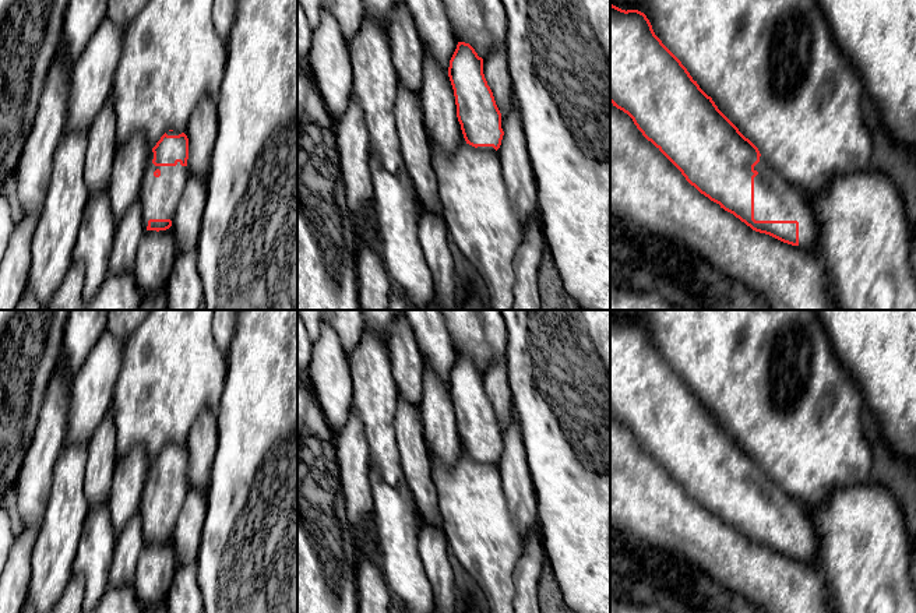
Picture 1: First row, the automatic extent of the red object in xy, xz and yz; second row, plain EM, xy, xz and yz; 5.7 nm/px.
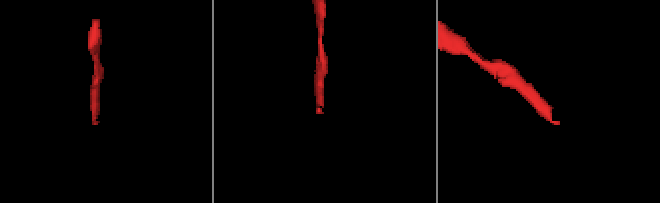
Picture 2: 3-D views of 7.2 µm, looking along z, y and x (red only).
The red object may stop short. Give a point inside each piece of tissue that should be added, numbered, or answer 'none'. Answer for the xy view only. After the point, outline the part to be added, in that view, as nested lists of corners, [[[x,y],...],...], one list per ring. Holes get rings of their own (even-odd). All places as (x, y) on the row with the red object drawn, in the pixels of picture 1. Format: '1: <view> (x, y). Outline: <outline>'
1: xy (159, 196). Outline: [[[149,149],[138,194],[145,229],[149,219],[173,221],[184,184],[190,176],[189,166],[182,166],[180,162],[176,166],[155,166],[152,159],[154,152]]]

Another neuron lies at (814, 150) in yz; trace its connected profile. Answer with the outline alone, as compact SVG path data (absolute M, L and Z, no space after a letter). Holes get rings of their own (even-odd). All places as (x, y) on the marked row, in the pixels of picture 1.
M641 0L644 14L655 35L681 61L700 88L712 98L718 109L748 138L771 169L808 193L821 191L834 180L864 170L873 156L873 138L864 126L860 96L864 85L853 64L839 50L817 0Z

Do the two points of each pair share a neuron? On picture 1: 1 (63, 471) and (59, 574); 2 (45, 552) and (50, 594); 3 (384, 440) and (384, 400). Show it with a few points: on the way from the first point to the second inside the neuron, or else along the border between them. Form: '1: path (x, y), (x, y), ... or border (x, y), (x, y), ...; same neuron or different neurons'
1: path (63, 496), (63, 524), (59, 534), (59, 549); same neuron
2: path (50, 562), (50, 584); same neuron
3: path (384, 430), (384, 409); same neuron

